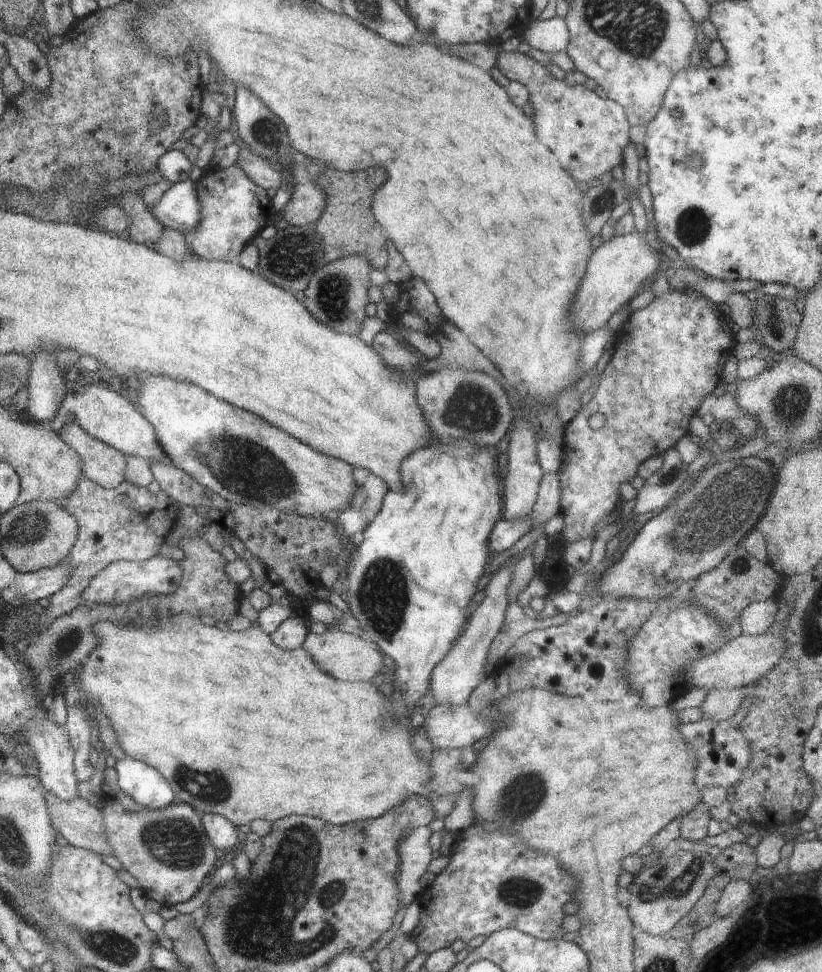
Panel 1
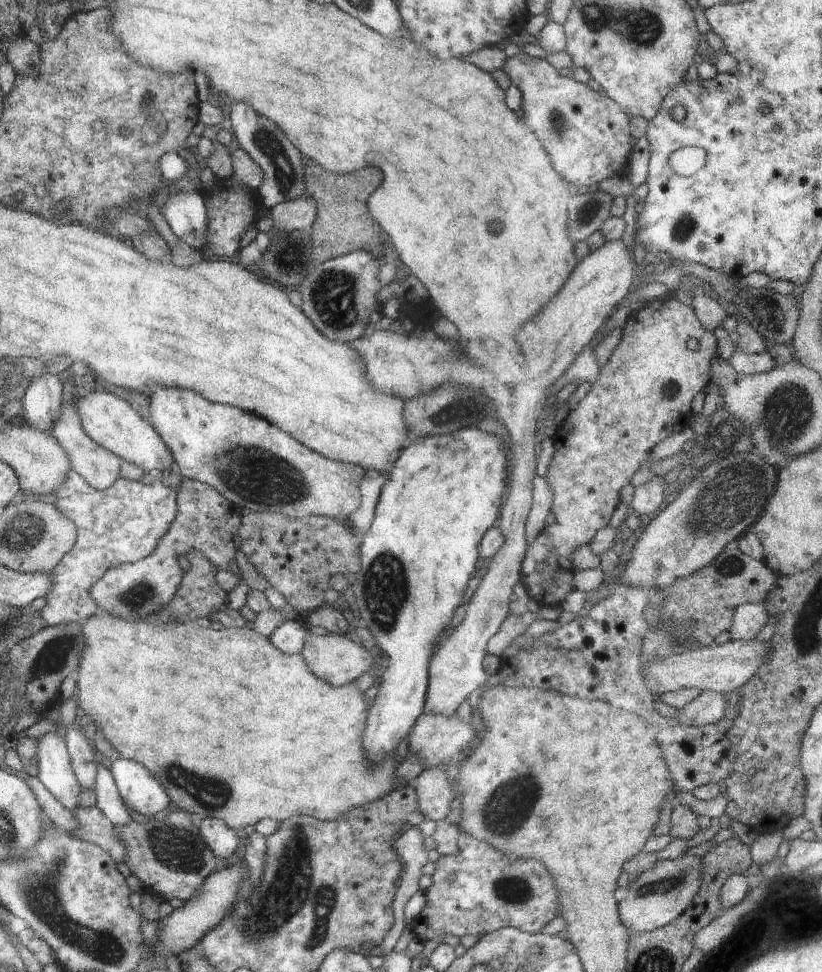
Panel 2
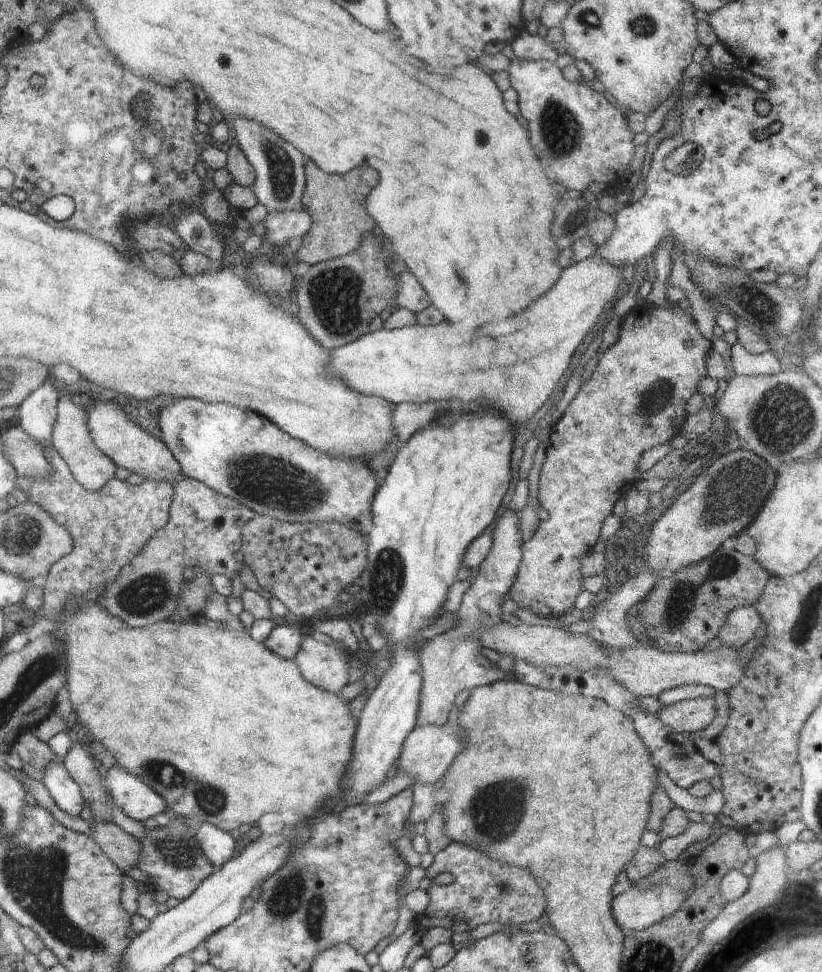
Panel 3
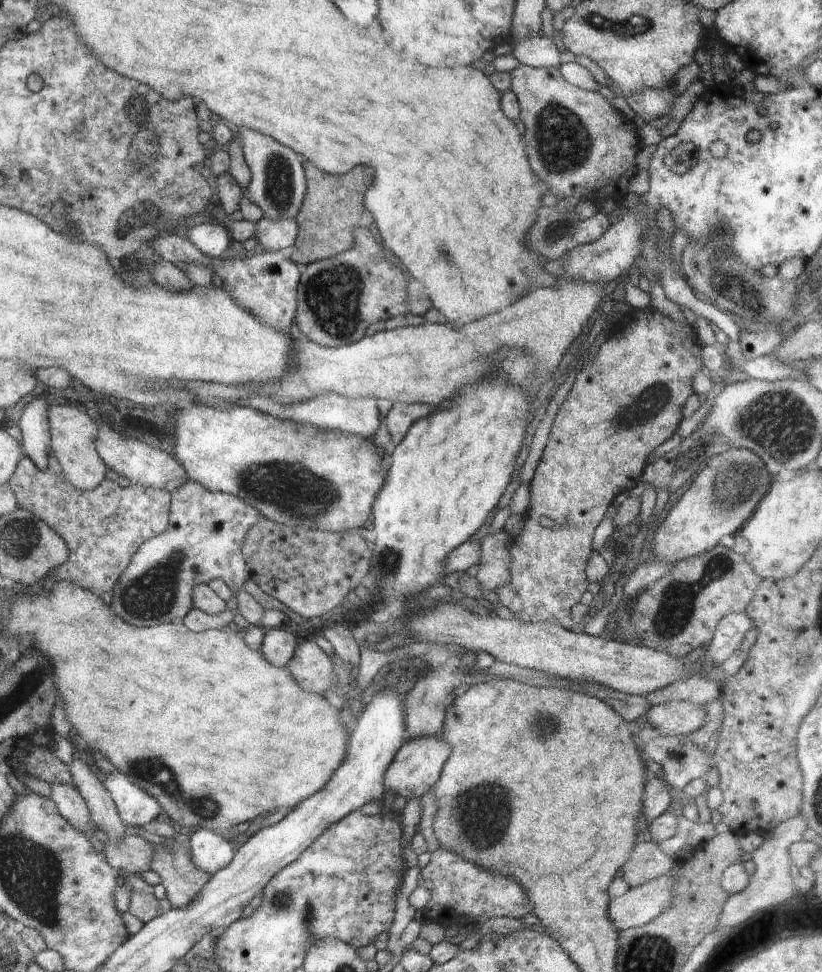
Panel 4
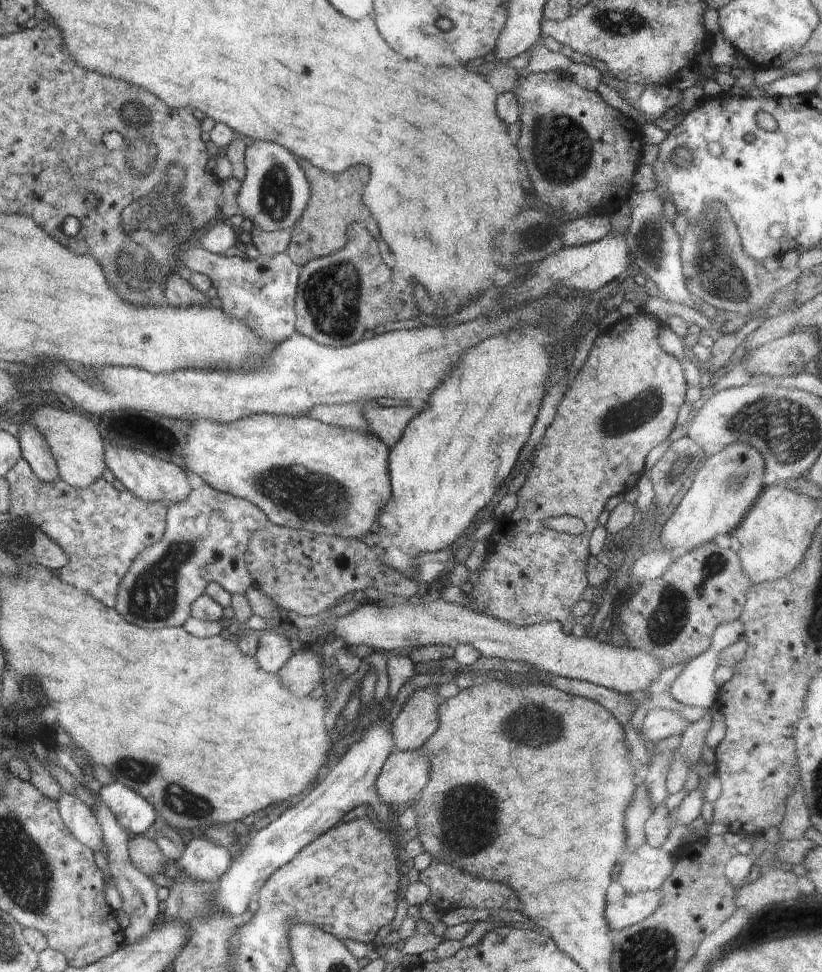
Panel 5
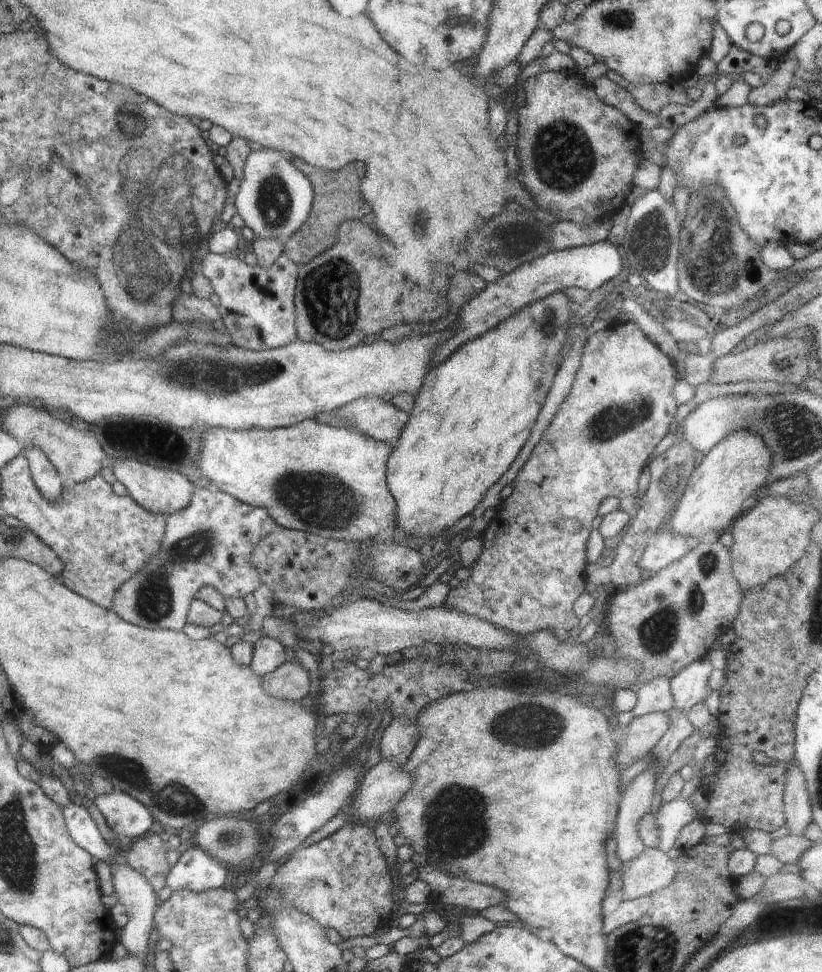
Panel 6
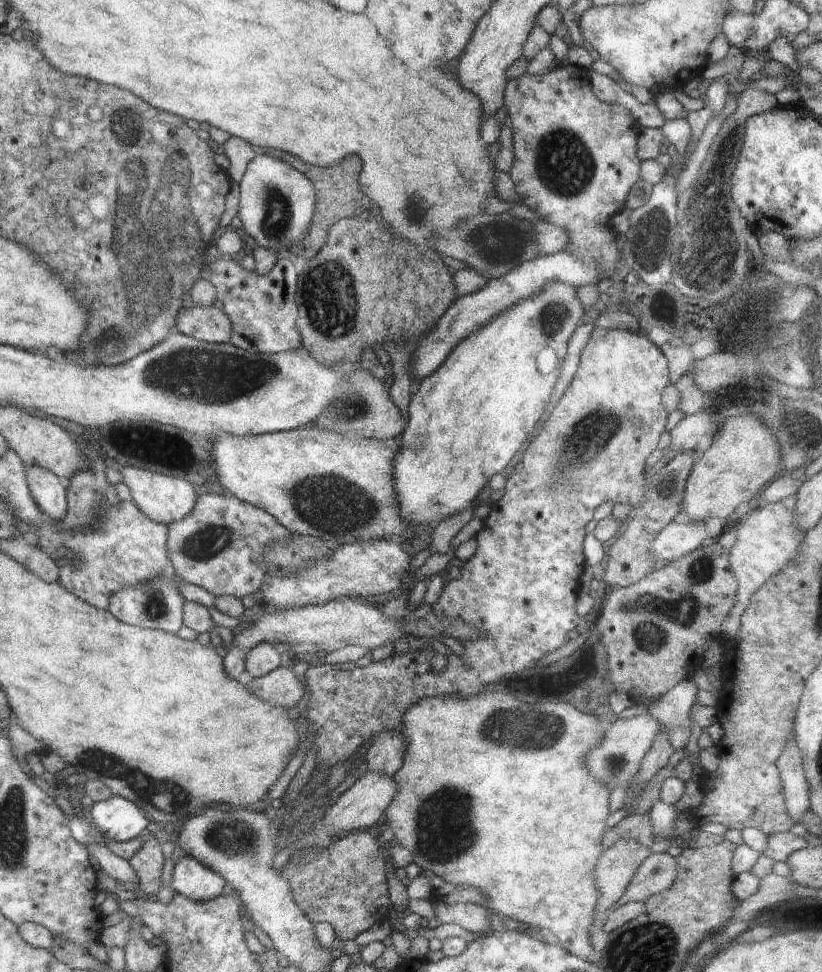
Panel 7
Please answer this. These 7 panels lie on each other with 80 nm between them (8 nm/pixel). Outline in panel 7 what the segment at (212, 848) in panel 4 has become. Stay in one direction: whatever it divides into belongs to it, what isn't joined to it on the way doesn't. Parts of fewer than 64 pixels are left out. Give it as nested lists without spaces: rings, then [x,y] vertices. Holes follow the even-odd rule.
[[[192,856],[176,860],[170,888],[194,901],[212,901],[227,891],[224,878]]]

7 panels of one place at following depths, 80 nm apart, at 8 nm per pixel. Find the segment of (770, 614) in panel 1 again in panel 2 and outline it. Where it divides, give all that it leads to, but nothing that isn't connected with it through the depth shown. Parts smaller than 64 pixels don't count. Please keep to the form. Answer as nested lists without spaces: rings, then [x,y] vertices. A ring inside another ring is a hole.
[[[744,603],[738,606],[734,611],[732,624],[727,630],[730,640],[756,639],[760,629],[767,624],[769,614],[762,603]]]

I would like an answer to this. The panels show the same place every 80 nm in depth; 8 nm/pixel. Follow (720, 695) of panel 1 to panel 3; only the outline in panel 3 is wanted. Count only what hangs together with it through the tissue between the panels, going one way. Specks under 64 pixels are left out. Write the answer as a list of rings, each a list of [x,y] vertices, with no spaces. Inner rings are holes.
[[[713,697],[686,699],[662,705],[654,716],[672,732],[682,734],[703,731],[714,720],[715,700]]]

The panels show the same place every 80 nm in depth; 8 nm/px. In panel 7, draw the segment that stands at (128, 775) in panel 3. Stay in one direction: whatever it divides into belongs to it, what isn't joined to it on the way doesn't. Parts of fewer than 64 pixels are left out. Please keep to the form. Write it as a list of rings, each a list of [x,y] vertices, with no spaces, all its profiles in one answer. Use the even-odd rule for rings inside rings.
[[[112,796],[108,800],[95,803],[88,817],[98,836],[102,832],[106,838],[116,840],[116,842],[133,840],[148,824],[148,820],[144,818],[144,810],[140,810],[140,806],[126,798],[118,798],[118,796]]]

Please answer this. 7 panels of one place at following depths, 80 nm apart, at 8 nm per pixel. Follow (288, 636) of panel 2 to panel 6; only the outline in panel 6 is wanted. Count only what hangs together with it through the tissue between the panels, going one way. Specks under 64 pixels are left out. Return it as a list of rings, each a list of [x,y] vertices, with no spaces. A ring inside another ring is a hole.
[[[265,635],[260,637],[258,641],[253,642],[249,664],[251,671],[259,677],[274,672],[286,661],[285,648],[278,640]]]

